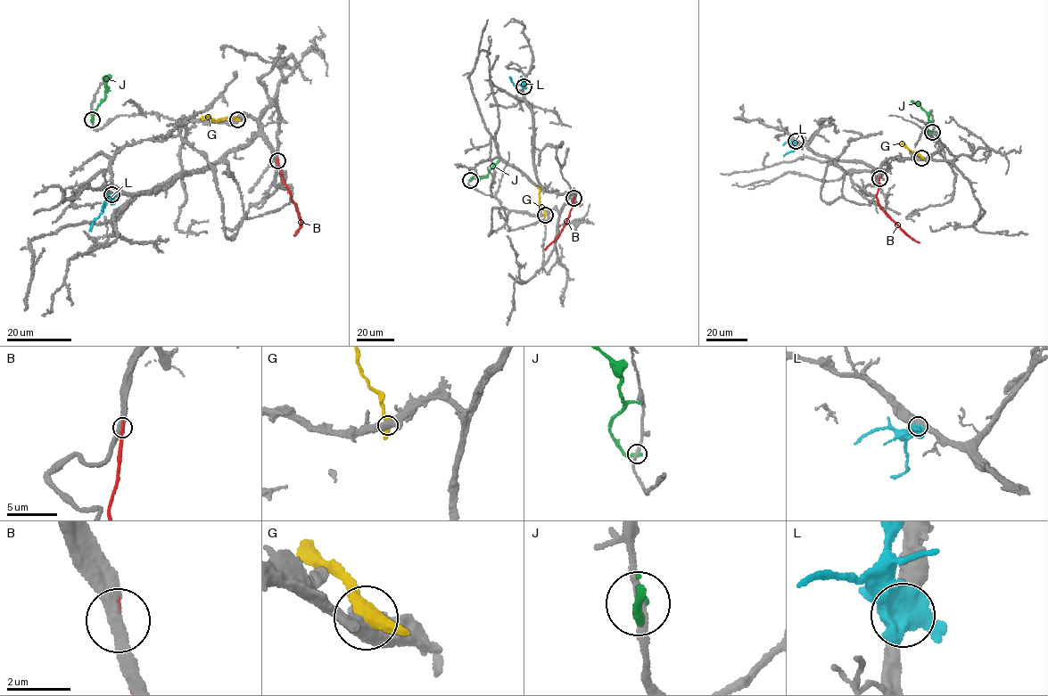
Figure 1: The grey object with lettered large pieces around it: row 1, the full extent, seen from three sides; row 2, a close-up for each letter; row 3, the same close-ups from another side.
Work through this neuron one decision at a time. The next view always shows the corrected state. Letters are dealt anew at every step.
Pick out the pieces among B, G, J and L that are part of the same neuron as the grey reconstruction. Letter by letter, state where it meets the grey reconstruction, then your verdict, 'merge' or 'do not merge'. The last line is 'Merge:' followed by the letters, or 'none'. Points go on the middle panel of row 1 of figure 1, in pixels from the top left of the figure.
B: contact (573, 198); merge
G: contact (545, 215); do not merge
J: contact (470, 180); do not merge
L: contact (524, 86); do not merge
Merge: B

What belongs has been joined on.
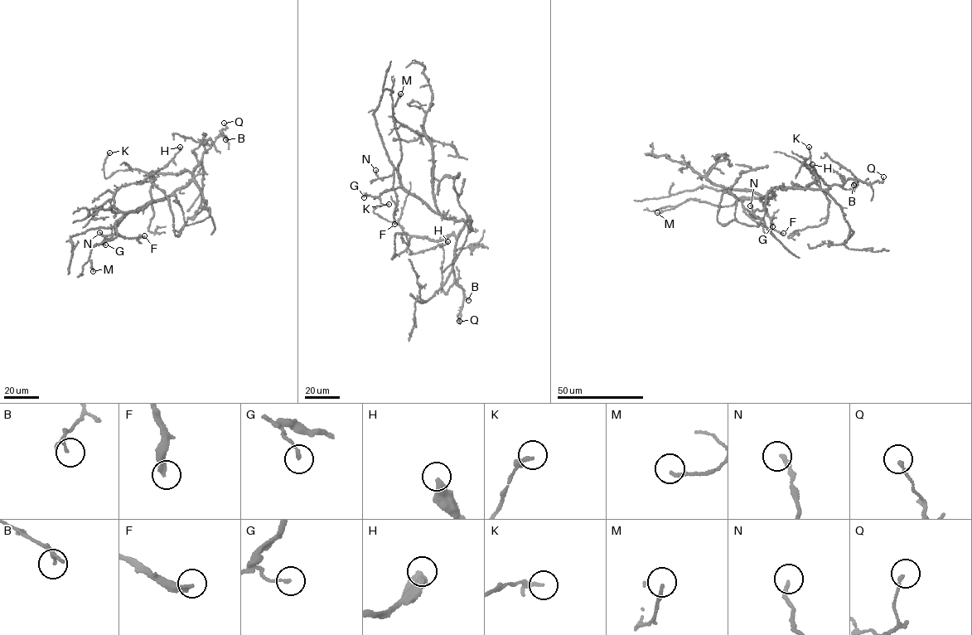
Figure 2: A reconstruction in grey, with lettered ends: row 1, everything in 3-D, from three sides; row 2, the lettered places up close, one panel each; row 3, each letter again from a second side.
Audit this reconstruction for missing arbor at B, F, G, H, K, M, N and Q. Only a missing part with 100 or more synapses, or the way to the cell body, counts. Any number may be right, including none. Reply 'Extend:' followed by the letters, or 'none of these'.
Extend: none of these

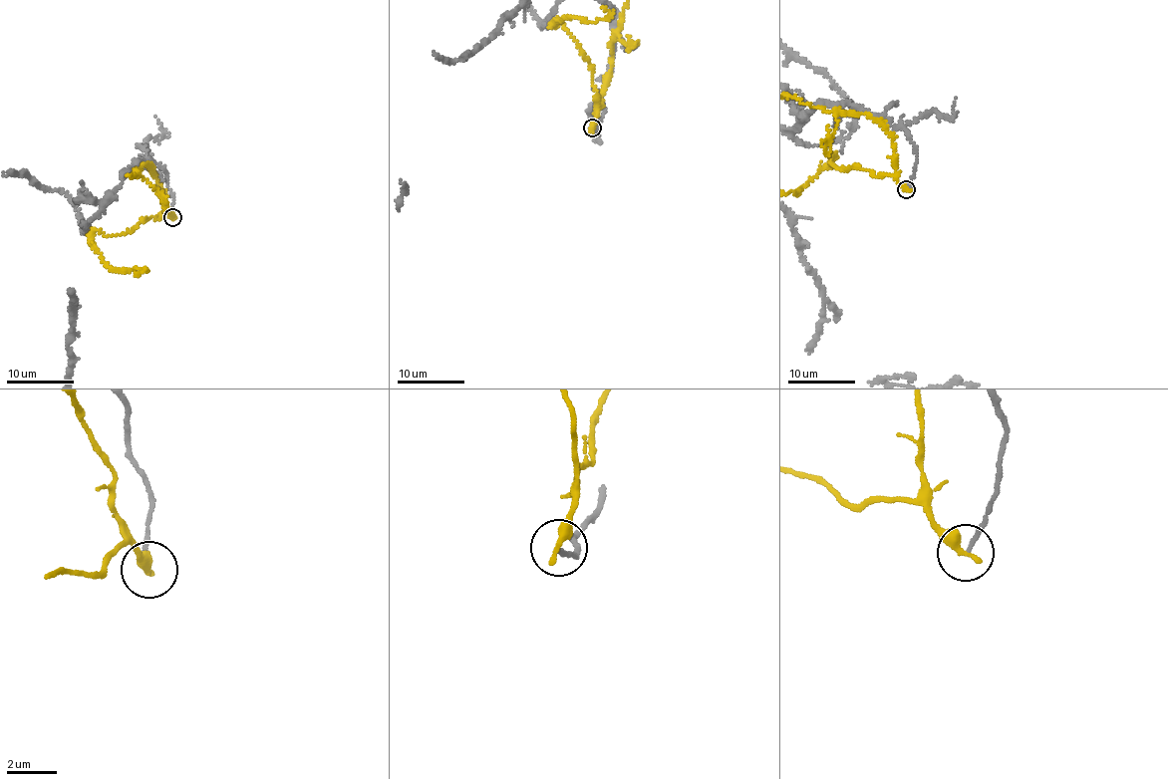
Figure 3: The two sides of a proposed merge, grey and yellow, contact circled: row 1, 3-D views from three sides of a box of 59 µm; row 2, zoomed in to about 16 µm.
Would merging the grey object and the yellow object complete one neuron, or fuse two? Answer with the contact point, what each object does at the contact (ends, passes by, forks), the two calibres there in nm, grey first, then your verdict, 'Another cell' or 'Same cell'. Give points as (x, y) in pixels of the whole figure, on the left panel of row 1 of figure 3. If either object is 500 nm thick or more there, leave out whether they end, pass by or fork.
Place: (172, 217). At the ring grey ends. At the ring yellow ends. Thickness 150 nm (grey) against 420 nm. Another cell

